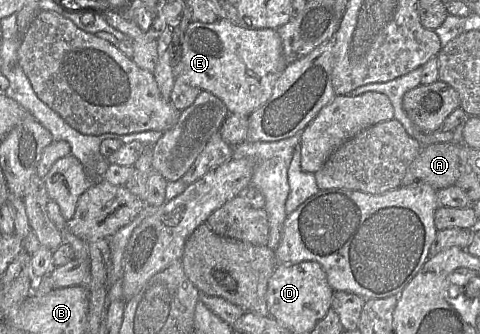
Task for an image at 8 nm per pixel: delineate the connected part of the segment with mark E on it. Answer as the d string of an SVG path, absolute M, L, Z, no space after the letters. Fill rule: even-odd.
M223 18L214 23L190 22L182 44L173 47L173 54L175 80L211 92L226 104L230 114L244 116L250 116L271 97L278 78L288 65L277 29L249 29Z

